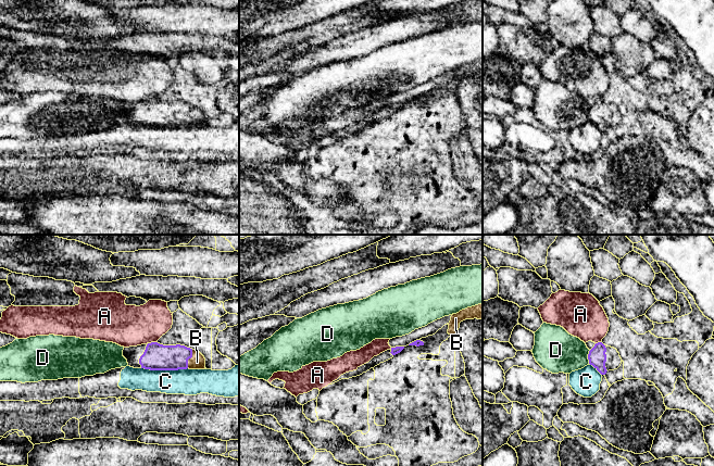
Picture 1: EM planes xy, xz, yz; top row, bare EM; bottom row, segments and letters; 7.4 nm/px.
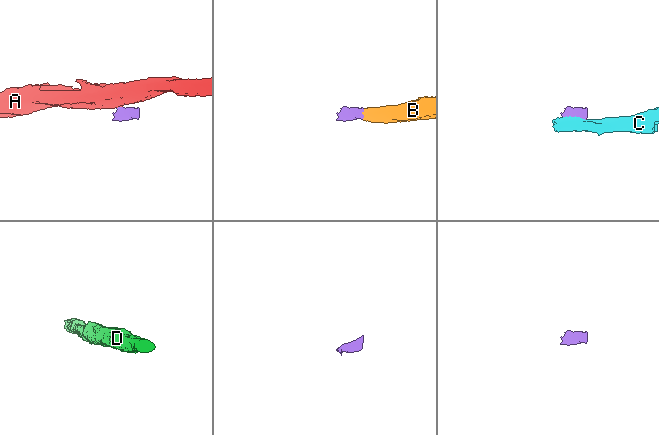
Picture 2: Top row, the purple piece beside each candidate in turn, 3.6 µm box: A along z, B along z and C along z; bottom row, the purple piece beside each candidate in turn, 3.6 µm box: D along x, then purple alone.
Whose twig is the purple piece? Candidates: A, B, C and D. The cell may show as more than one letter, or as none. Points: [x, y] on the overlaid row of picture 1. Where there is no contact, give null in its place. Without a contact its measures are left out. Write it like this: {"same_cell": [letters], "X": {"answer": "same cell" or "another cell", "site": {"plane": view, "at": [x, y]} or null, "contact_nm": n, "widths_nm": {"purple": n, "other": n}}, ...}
{"same_cell": ["B"], "A": {"answer": "another cell", "site": {"plane": "xy", "at": [151, 342]}, "contact_nm": 70, "widths_nm": {"purple": 200, "other": 300}}, "B": {"answer": "same cell", "site": {"plane": "xy", "at": [189, 357]}, "contact_nm": 140, "widths_nm": {"purple": 200, "other": 110}}, "C": {"answer": "another cell", "site": {"plane": "xy", "at": [164, 369]}, "contact_nm": 340, "widths_nm": {"purple": 200, "other": 190}}, "D": {"answer": "another cell", "site": {"plane": "yz", "at": [588, 356]}, "contact_nm": 110, "widths_nm": {"purple": 140, "other": 320}}}

